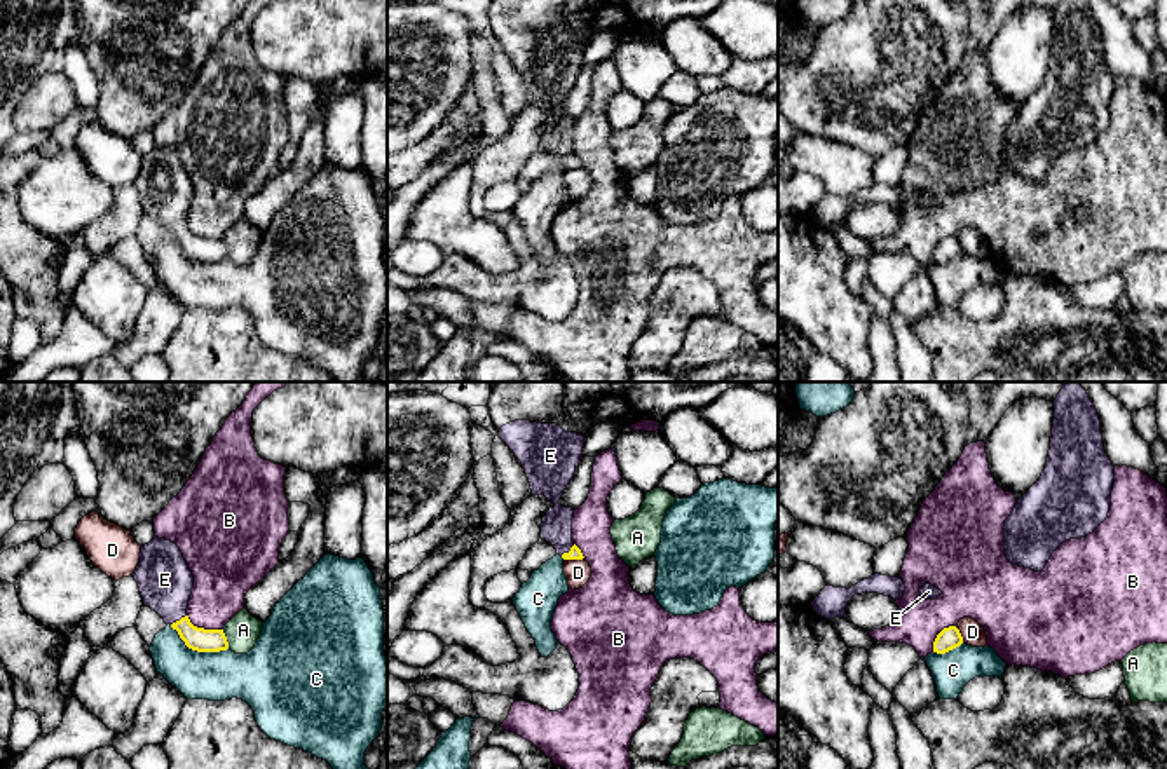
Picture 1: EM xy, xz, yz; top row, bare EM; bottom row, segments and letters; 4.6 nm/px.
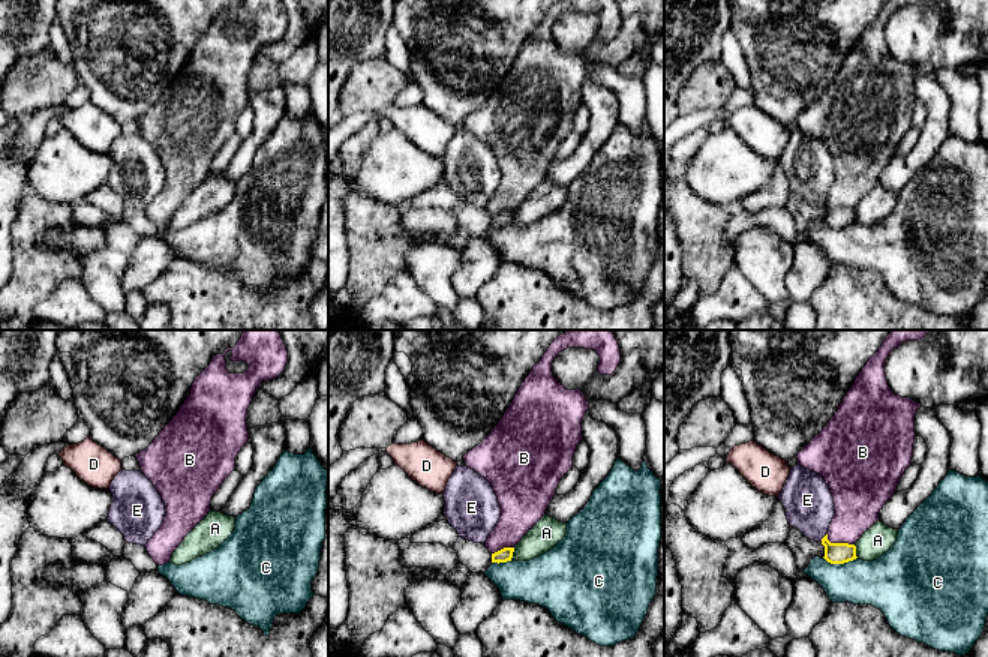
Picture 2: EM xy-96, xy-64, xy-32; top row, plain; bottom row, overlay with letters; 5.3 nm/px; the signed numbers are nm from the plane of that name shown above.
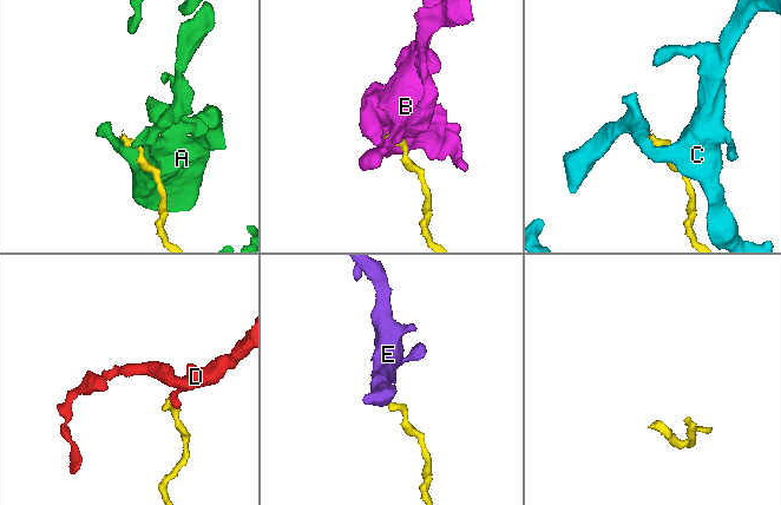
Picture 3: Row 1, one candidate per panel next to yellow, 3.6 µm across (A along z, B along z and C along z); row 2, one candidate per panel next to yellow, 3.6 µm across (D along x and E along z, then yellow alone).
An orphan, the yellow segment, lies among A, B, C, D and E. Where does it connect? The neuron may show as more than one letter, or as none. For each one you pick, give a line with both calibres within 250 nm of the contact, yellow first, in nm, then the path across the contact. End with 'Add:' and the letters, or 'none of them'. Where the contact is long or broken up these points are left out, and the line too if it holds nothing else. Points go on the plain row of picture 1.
E: calibres 110 and 260 nm; way xy (197, 248), (180, 229), (171, 217), (164, 189)
Add: E

